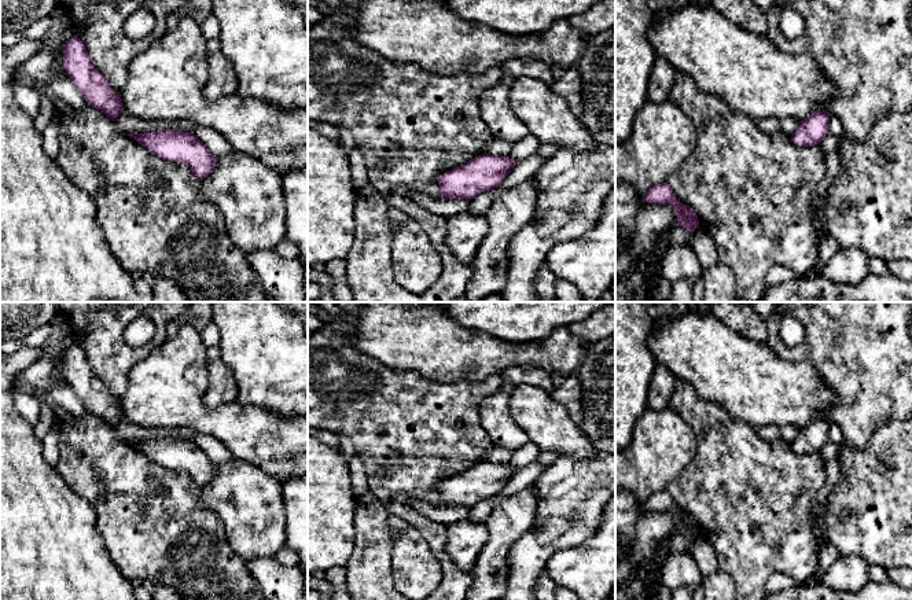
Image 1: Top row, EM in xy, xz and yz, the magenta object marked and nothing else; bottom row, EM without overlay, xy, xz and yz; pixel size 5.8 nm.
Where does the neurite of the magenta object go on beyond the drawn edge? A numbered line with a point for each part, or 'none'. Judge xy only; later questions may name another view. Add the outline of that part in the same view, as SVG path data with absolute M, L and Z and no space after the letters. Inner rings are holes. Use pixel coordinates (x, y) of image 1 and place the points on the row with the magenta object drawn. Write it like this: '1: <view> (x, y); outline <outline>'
none

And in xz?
none

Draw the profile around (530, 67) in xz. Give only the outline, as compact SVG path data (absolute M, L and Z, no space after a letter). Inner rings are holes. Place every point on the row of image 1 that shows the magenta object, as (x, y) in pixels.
M508 59L500 67L503 71L510 73L515 78L521 76L534 77L548 85L555 81L551 66L536 59Z

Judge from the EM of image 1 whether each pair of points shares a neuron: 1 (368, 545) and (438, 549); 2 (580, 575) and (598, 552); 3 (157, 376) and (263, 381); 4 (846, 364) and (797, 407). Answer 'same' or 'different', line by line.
1: same
2: same
3: different
4: different

